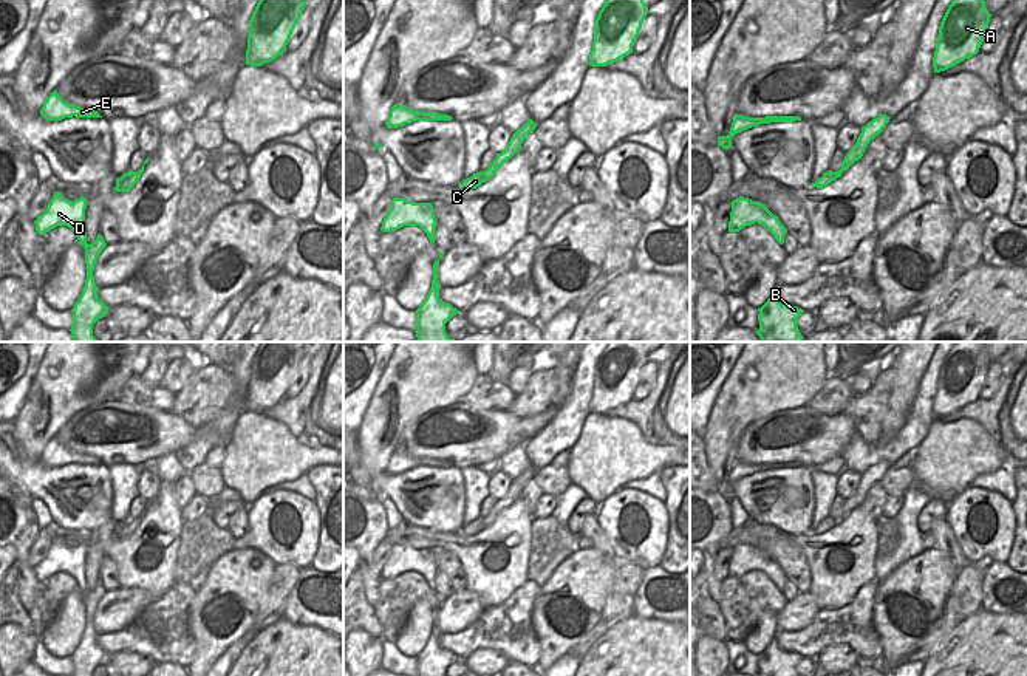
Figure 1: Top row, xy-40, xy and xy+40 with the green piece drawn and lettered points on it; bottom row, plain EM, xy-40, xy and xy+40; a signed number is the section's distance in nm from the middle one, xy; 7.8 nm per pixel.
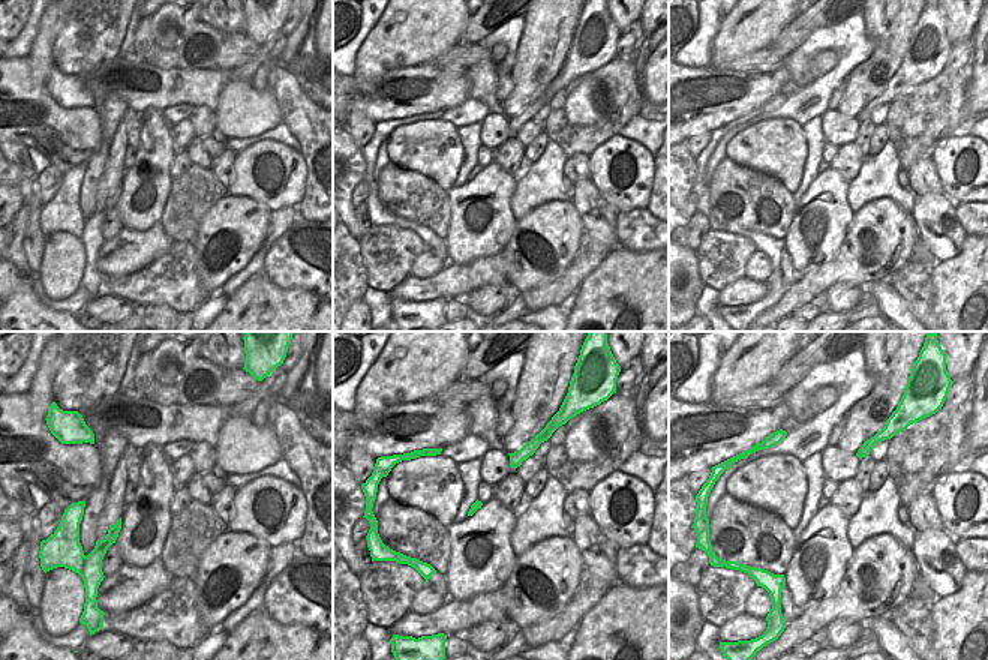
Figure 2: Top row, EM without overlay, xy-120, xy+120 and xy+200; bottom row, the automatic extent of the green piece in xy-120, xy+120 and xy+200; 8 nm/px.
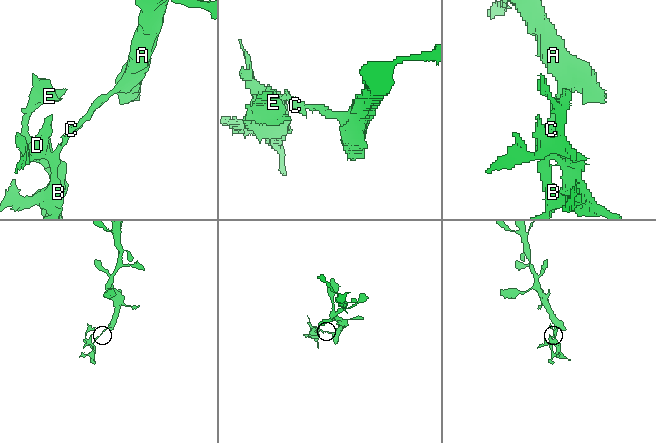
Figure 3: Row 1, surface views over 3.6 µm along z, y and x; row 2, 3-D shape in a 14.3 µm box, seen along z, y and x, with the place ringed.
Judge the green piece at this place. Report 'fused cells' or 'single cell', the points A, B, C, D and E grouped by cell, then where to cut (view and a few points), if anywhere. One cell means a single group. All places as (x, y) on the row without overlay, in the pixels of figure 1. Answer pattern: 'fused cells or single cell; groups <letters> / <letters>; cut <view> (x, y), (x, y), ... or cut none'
fused cells; groups A / B C D E; cut xy (508, 491), (514, 500)

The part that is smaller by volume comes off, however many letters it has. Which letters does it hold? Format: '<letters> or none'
B, C, D, E

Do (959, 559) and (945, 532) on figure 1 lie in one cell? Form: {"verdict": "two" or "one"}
{"verdict": "one"}

